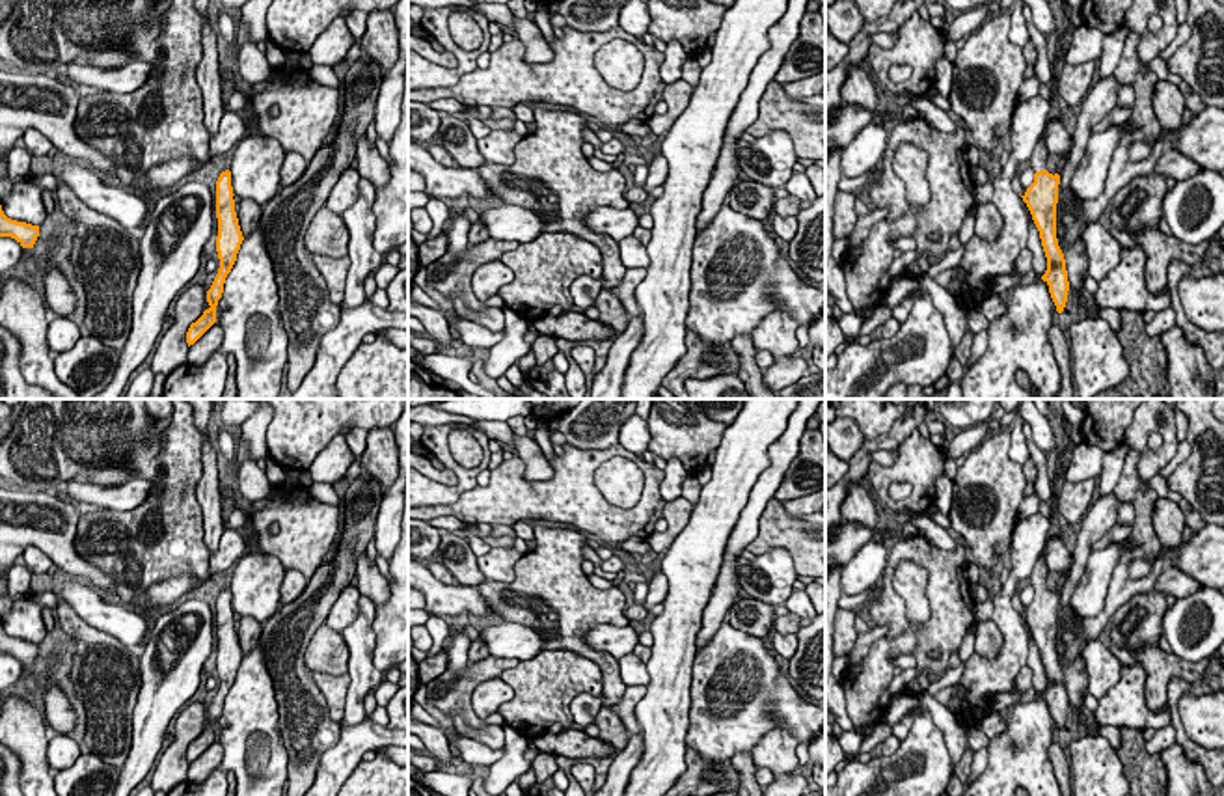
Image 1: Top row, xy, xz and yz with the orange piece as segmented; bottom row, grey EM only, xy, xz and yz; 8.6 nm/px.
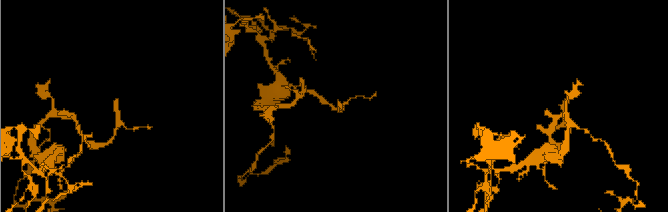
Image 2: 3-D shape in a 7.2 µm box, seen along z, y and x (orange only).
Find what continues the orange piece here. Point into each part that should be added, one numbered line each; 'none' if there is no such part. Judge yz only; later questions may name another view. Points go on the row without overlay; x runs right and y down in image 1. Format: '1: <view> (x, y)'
1: yz (1038, 578)

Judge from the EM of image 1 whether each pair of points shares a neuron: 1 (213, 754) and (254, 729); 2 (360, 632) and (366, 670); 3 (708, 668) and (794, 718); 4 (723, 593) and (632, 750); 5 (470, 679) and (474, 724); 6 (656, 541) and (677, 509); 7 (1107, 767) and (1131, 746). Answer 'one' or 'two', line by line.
1: two
2: one
3: one
4: one
5: one
6: one
7: two

